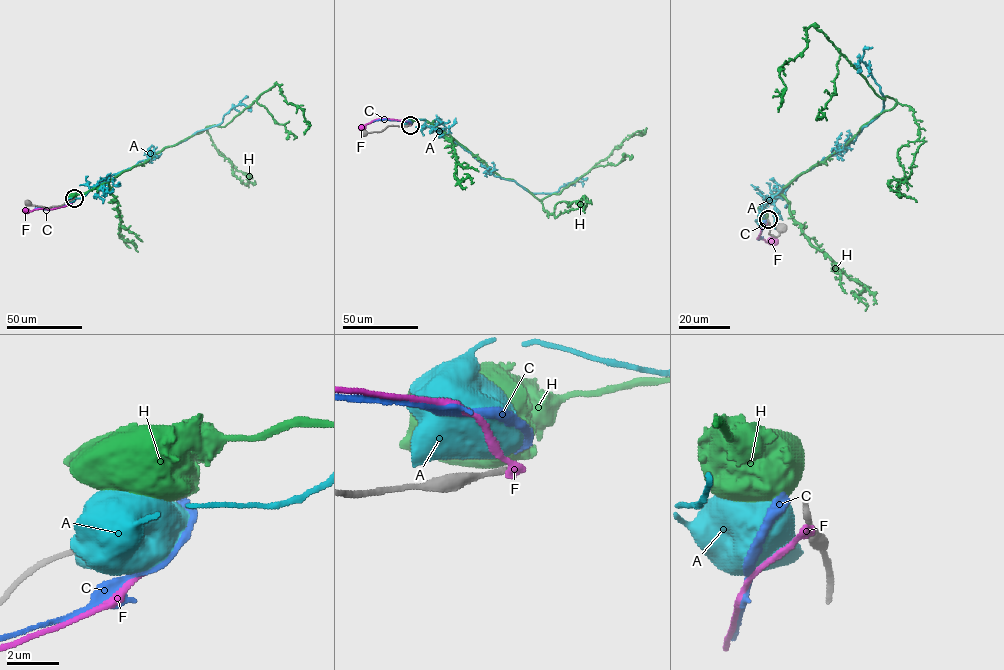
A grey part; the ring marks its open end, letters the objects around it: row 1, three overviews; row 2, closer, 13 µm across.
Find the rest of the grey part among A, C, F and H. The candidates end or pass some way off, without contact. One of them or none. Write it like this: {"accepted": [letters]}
{"accepted": []}

